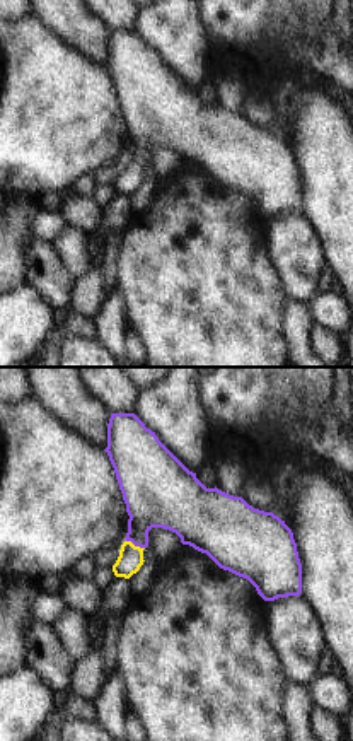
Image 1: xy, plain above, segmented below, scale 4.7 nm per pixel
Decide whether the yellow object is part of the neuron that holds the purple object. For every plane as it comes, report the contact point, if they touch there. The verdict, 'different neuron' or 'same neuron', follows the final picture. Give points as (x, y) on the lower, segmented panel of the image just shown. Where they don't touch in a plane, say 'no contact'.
contact (135, 545)

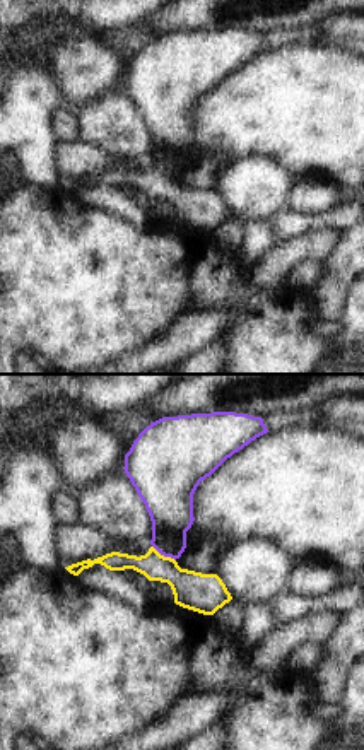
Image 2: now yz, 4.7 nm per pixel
contact (164, 556)

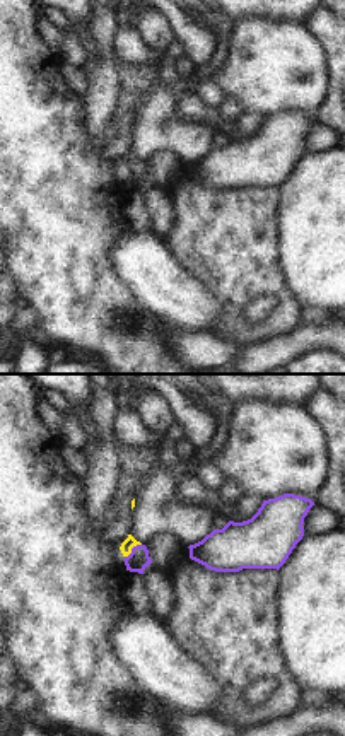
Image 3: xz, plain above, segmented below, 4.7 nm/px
contact (132, 549)

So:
same neuron

